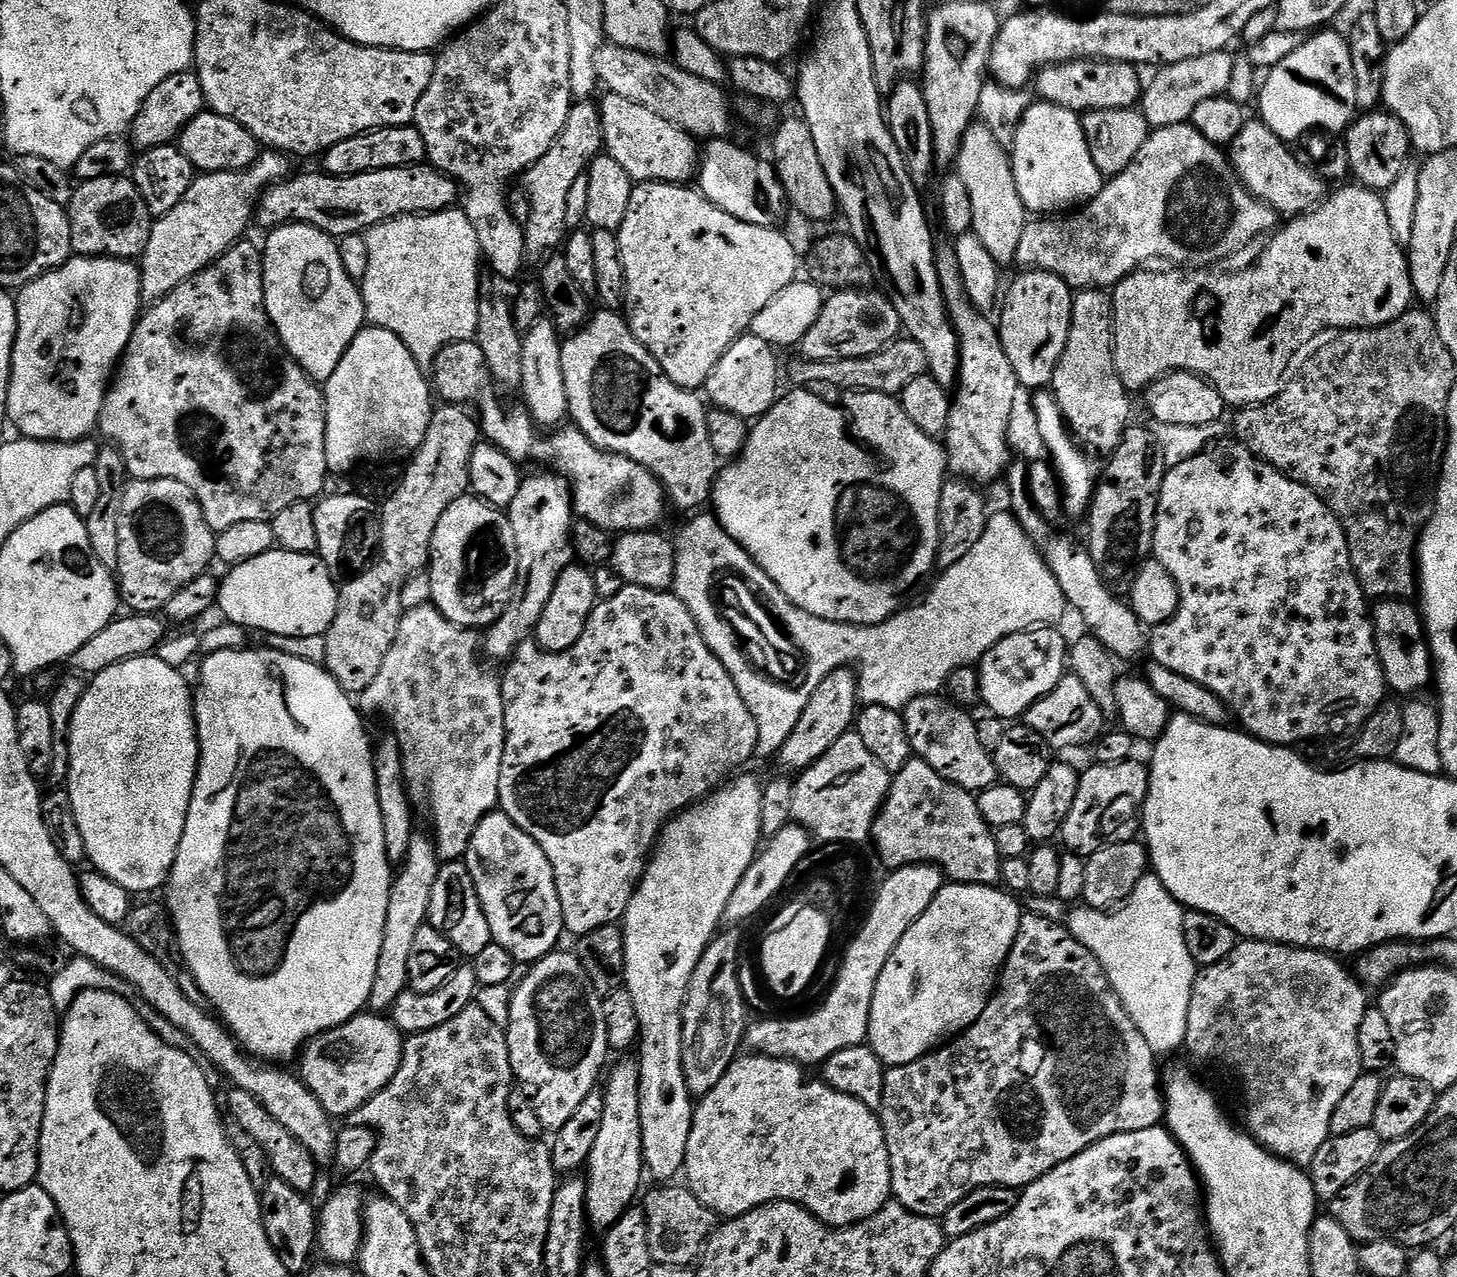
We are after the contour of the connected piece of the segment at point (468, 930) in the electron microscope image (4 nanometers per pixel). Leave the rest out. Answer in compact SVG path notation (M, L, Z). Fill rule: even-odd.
M441 863L434 890L430 894L428 923L433 924L443 936L450 938L450 942L458 946L461 957L464 958L482 954L482 950L494 942L490 922L486 922L486 914L482 910L482 902L478 898L478 890L474 886L474 878L468 872L467 863Z

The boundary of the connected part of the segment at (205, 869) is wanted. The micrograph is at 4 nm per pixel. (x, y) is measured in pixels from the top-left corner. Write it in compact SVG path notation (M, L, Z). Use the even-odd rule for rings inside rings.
M245 646L234 650L218 650L214 654L203 657L200 666L200 682L194 688L196 733L200 739L200 768L196 771L196 781L194 782L194 790L190 798L190 810L186 818L186 830L182 834L182 842L178 846L178 854L172 867L172 873L168 876L166 907L171 915L172 924L176 927L176 937L180 943L180 955L183 963L194 974L194 978L200 987L201 997L213 1004L211 1007L218 1013L219 1019L223 1021L228 1031L236 1037L240 1047L249 1056L261 1062L284 1062L280 1060L293 1059L292 1061L295 1061L301 1055L304 1045L318 1034L329 1032L331 1028L342 1026L348 1020L361 1015L368 1008L370 986L374 986L374 970L378 970L378 953L382 951L382 934L386 926L386 910L390 906L394 868L393 865L388 863L386 838L382 834L382 810L378 810L378 790L376 789L374 766L372 765L373 745L370 740L368 744L368 732L364 729L363 722L360 721L361 713L358 711L353 697L349 693L344 692L342 686L338 686L338 682L329 674L328 669L319 663L316 663L317 665L311 664L310 661L303 660L300 656L291 656L288 652L279 652L276 648L252 647Z

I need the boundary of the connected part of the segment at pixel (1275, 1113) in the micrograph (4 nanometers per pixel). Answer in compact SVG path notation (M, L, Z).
M1241 939L1222 962L1214 962L1214 966L1200 968L1196 974L1194 990L1190 994L1190 1014L1186 1018L1186 1038L1184 1048L1200 1064L1225 1064L1240 1075L1244 1083L1244 1096L1248 1099L1247 1131L1268 1152L1289 1160L1297 1166L1307 1166L1312 1163L1314 1154L1332 1135L1330 1118L1334 1118L1334 1109L1346 1095L1346 1090L1358 1082L1362 1074L1360 1055L1358 1054L1358 1026L1362 1026L1362 1014L1370 1007L1369 993L1365 985L1356 979L1351 971L1348 972L1339 964L1335 955L1327 952L1316 952L1313 948L1294 948L1290 944L1271 944L1269 940Z

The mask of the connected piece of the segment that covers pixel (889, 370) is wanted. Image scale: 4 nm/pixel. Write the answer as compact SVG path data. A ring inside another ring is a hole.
M897 338L891 344L873 356L863 356L857 360L806 360L801 359L800 364L796 364L792 368L792 376L797 380L800 386L816 386L812 384L833 384L836 388L852 388L856 392L877 392L883 396L899 397L902 390L906 390L909 382L914 382L914 378L925 375L928 371L928 363L926 362L926 350L922 350L922 346L918 346L918 342L907 338Z

